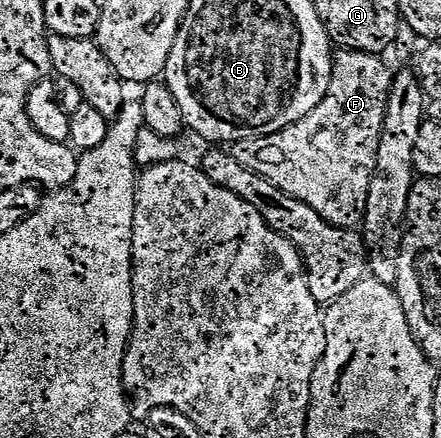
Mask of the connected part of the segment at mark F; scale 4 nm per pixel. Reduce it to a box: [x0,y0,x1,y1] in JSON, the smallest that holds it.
[233,49,392,229]

